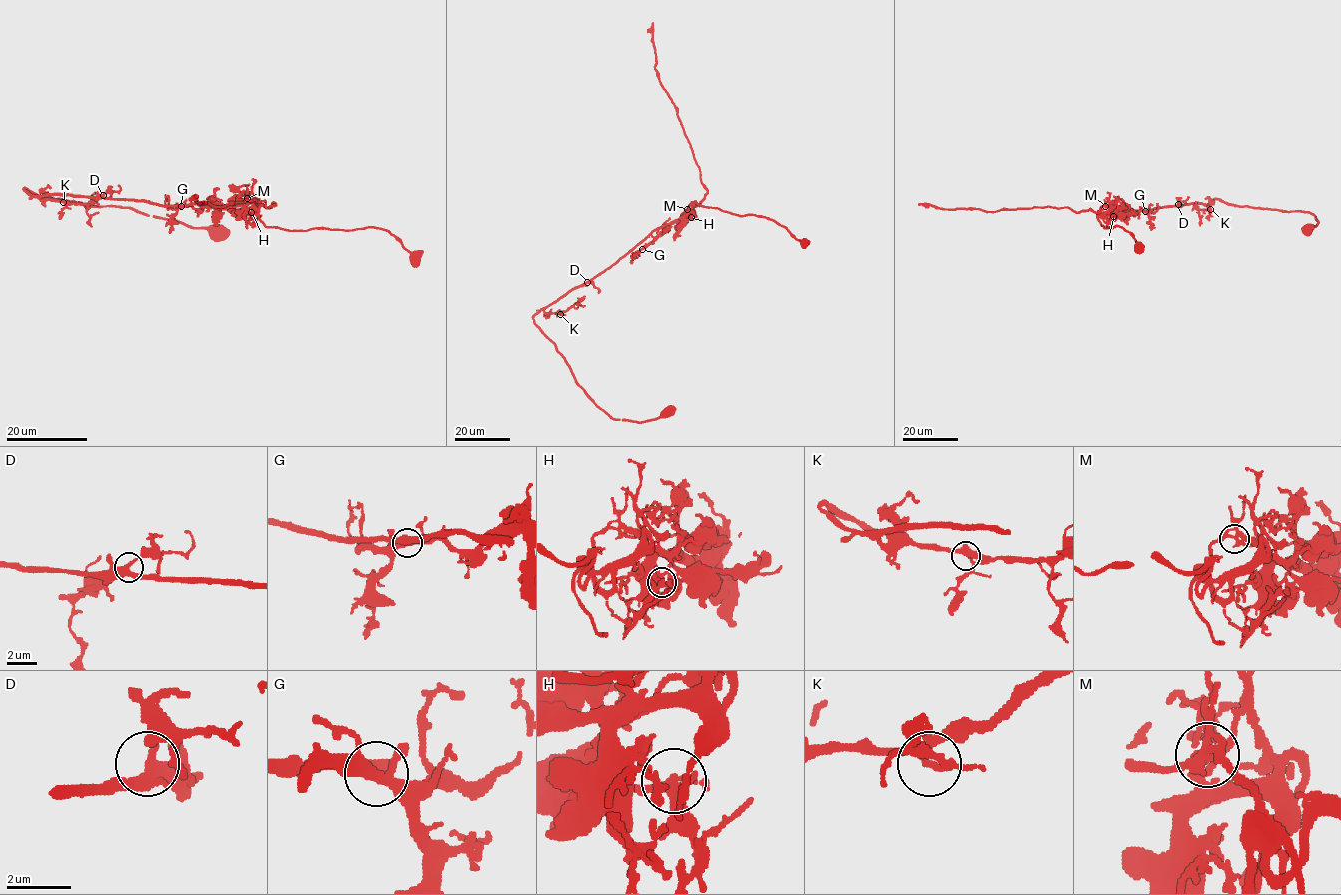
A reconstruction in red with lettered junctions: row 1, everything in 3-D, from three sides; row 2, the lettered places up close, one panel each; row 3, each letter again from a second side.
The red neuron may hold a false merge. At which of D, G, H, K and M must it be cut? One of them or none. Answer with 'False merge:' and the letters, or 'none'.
False merge: M

